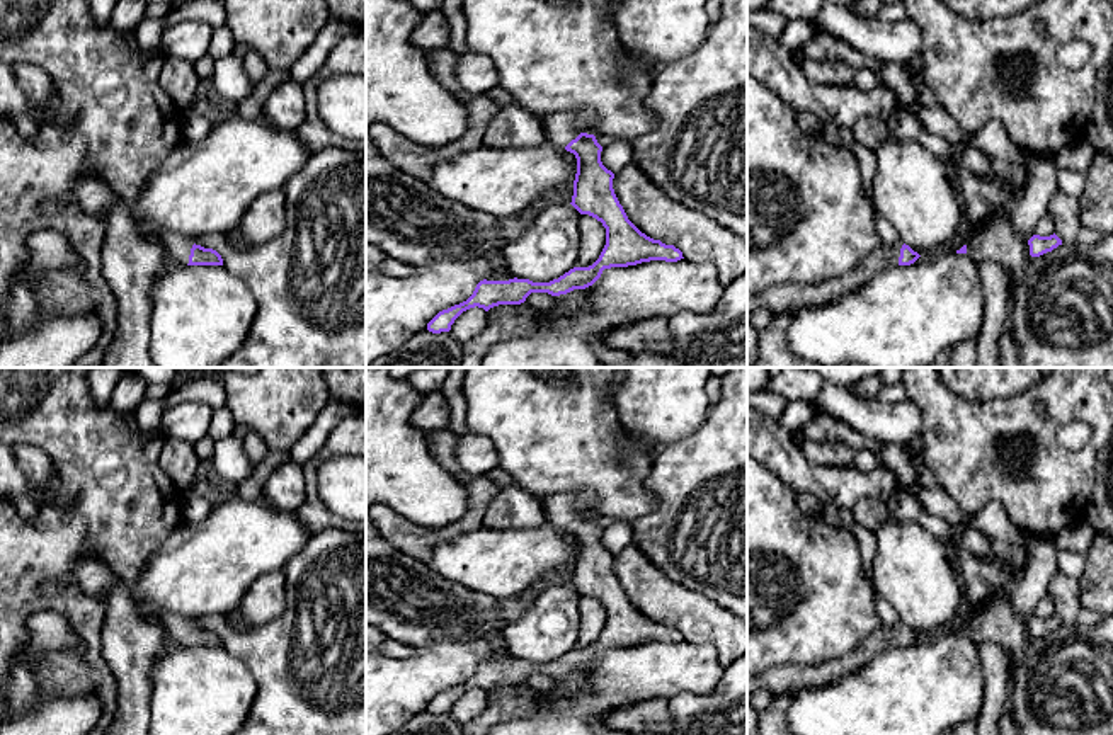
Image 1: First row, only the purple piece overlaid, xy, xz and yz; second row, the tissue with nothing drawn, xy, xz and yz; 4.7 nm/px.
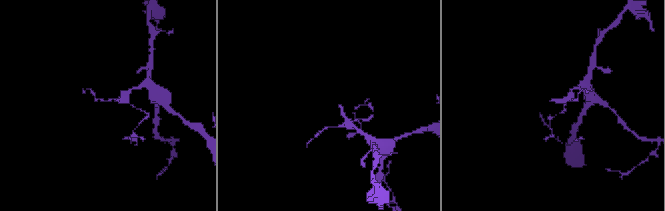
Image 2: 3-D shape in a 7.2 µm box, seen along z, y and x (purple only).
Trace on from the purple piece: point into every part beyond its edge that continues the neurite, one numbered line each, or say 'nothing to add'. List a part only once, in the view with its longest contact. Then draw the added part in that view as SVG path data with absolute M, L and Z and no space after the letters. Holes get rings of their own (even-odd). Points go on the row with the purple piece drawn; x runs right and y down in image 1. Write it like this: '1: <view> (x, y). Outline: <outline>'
1: xy (177, 249). Outline: M168 233L162 240L162 248L165 250L168 262L189 264L189 255L194 242L189 238L184 238L180 235Z

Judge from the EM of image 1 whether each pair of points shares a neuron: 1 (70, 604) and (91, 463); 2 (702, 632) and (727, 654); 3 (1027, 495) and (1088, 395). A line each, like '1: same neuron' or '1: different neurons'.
1: same neuron
2: same neuron
3: same neuron

